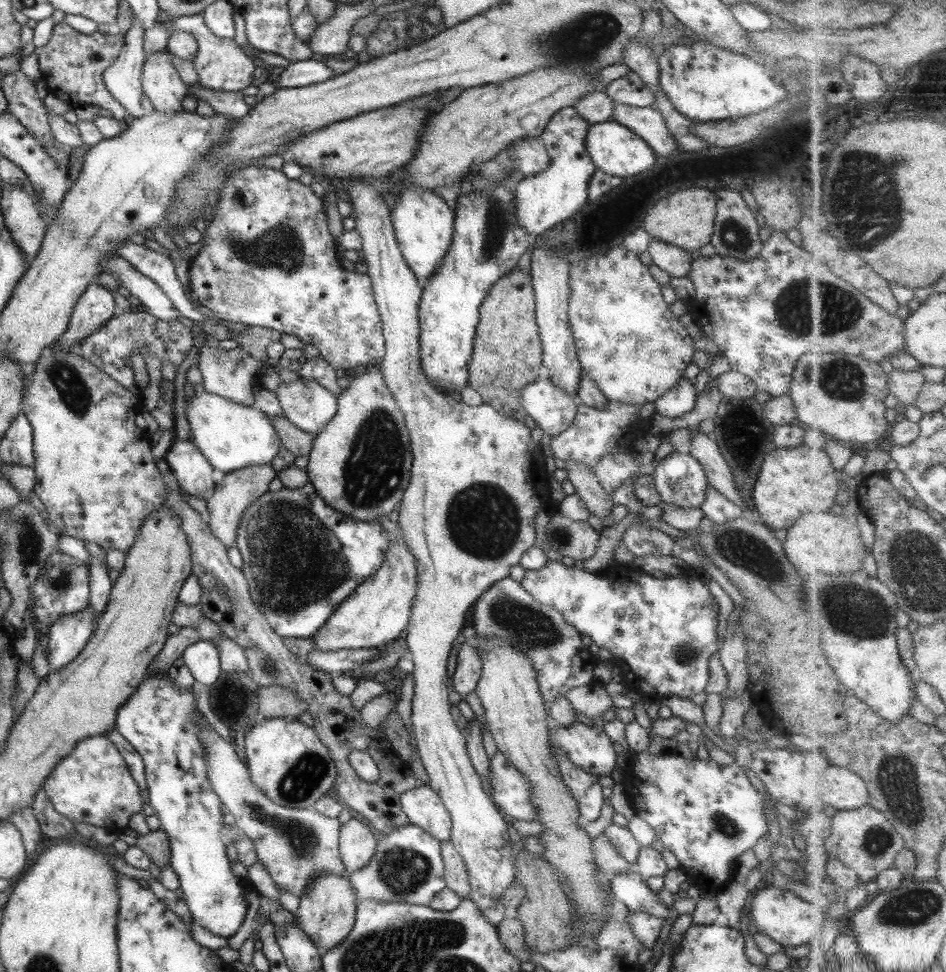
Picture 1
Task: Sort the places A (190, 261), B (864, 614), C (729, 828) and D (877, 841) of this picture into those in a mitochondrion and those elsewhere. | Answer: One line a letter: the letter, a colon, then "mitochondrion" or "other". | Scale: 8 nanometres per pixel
A: other
B: mitochondrion
C: mitochondrion
D: mitochondrion

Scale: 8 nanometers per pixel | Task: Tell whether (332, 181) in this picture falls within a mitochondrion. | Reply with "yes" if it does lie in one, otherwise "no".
no

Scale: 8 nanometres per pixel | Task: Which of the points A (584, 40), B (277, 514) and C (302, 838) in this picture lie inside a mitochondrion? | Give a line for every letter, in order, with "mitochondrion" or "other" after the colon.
A: mitochondrion
B: mitochondrion
C: mitochondrion

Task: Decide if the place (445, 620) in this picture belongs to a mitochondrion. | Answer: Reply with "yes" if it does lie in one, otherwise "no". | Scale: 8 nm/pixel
no

